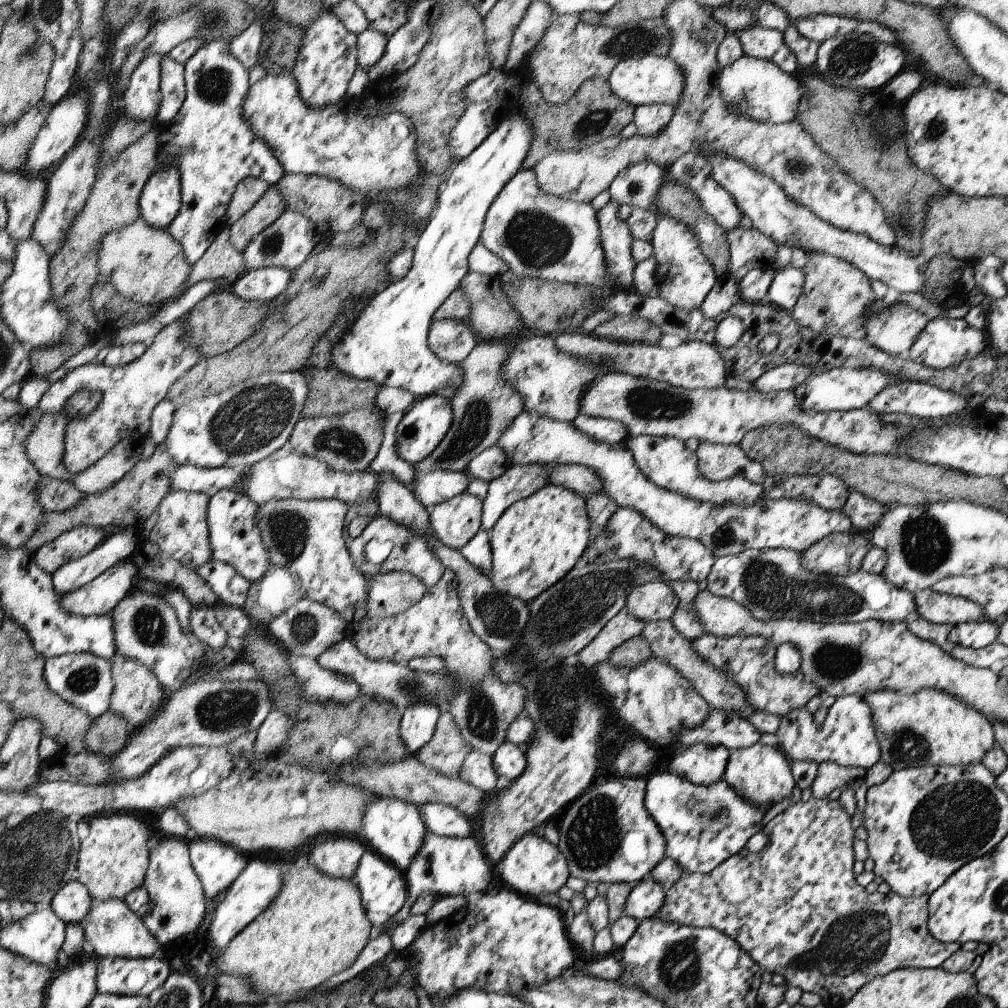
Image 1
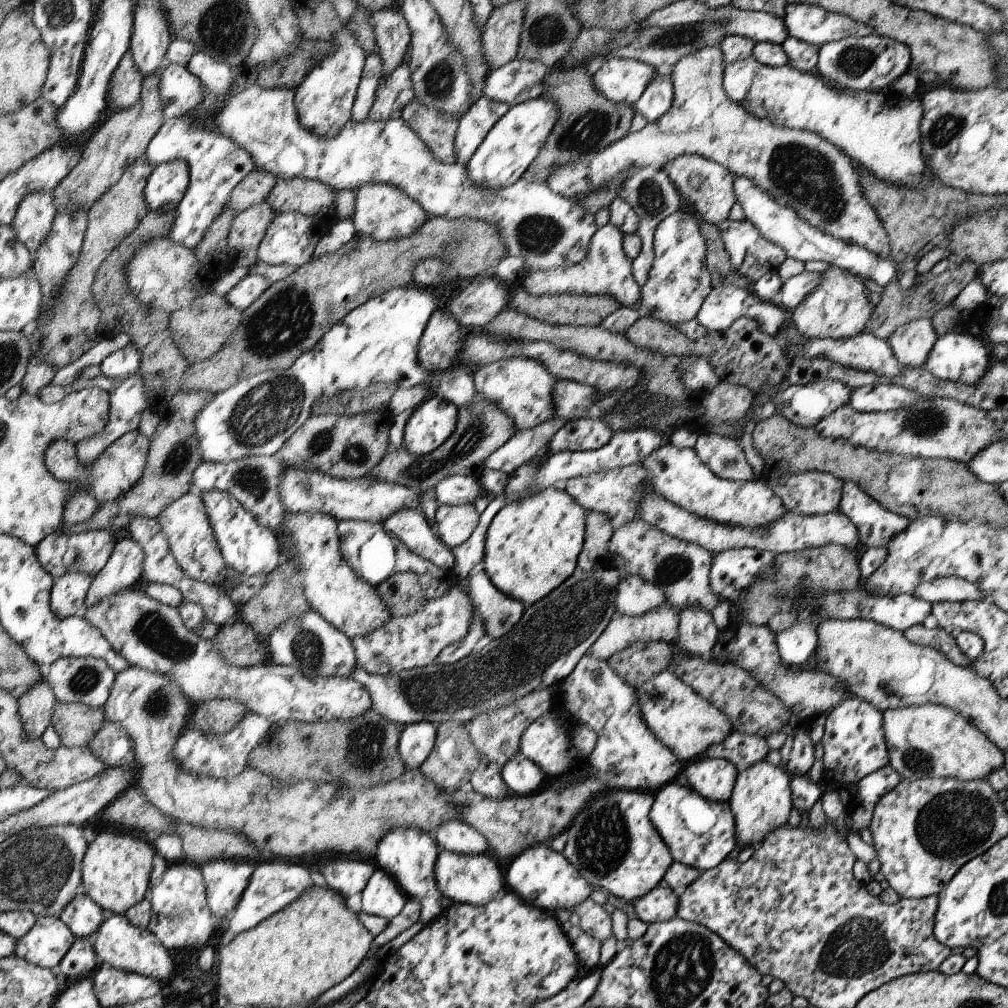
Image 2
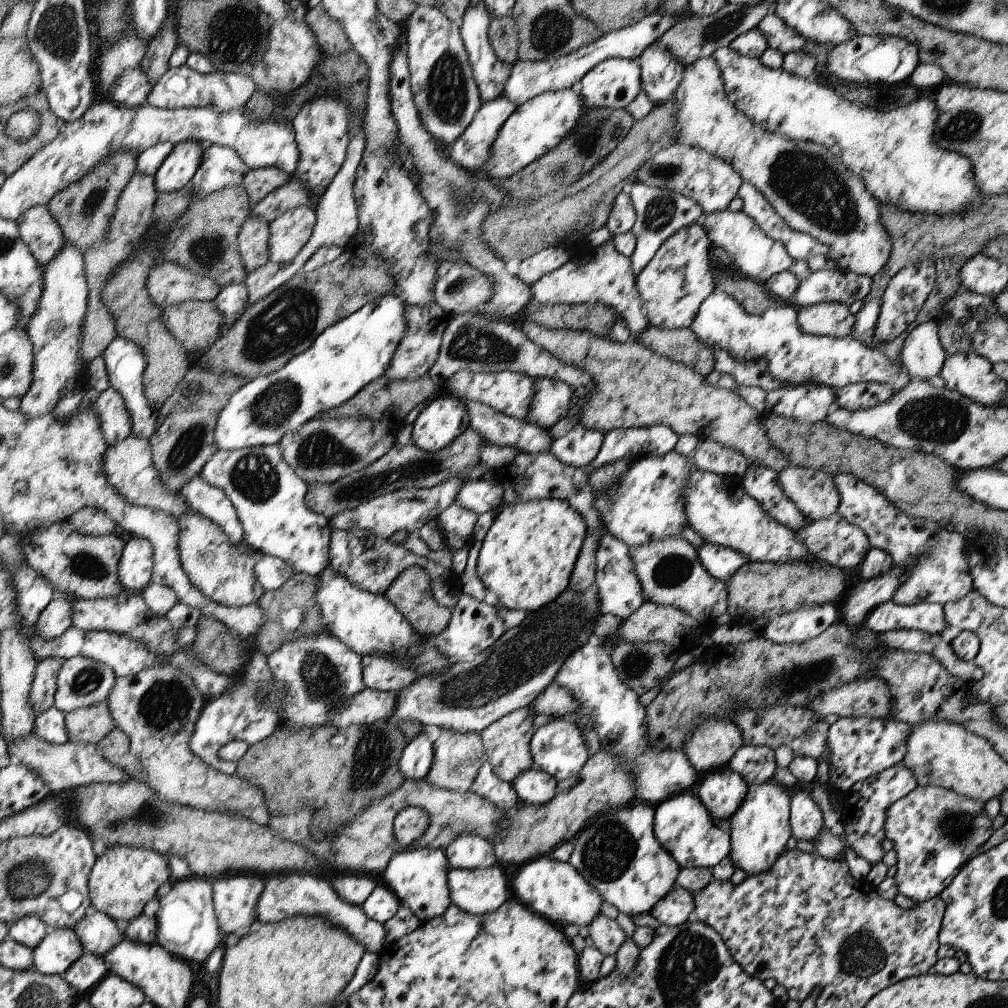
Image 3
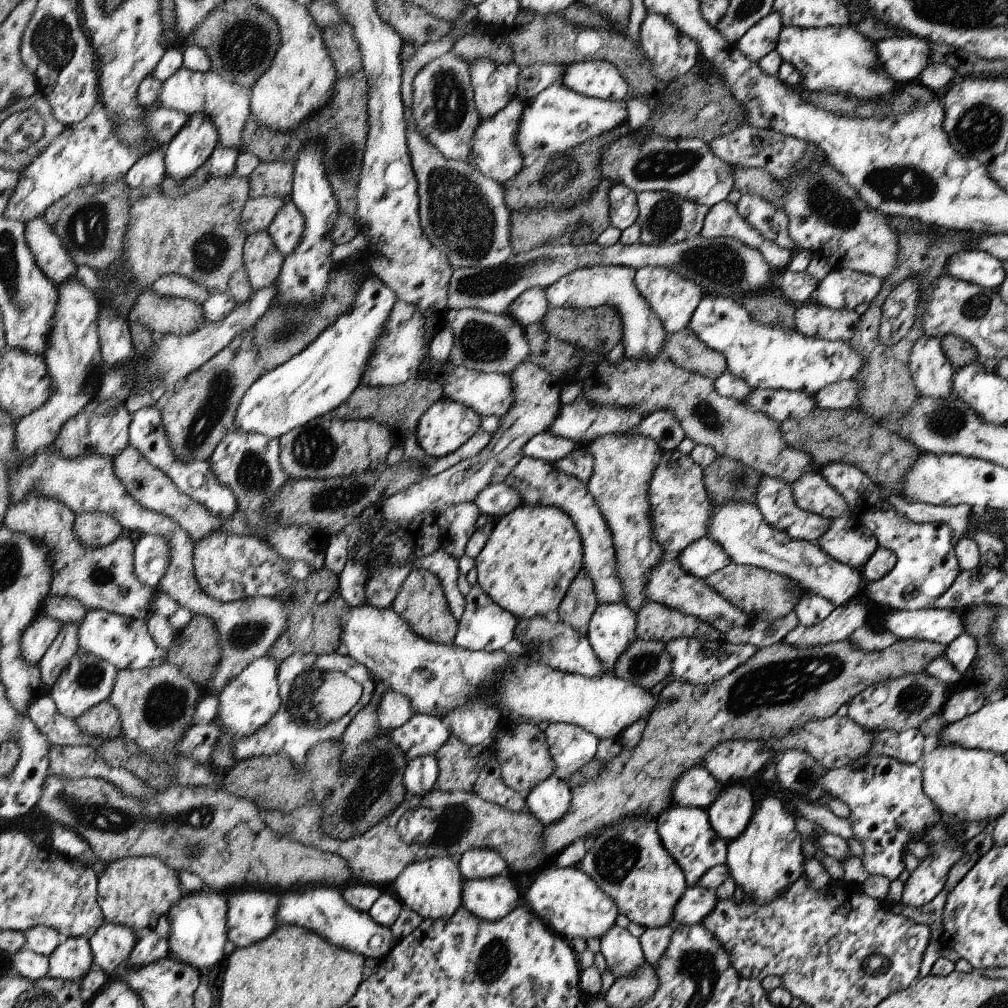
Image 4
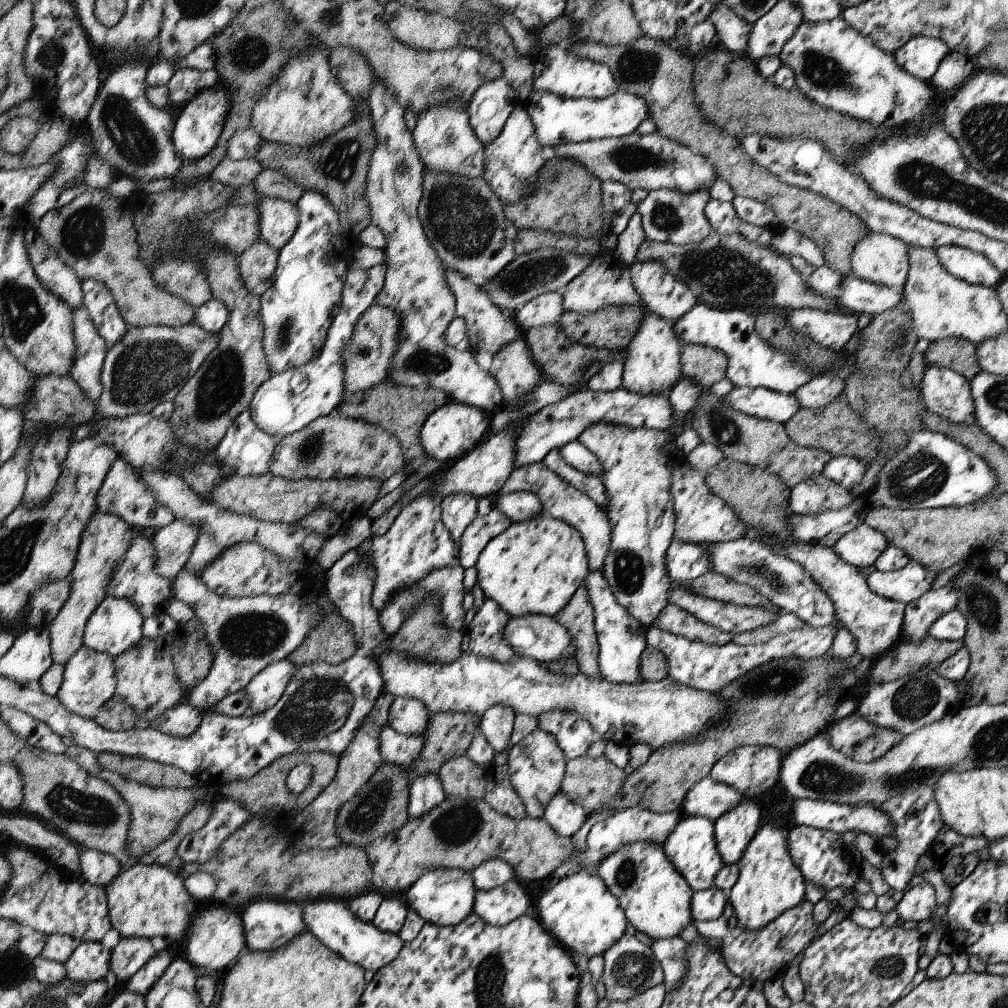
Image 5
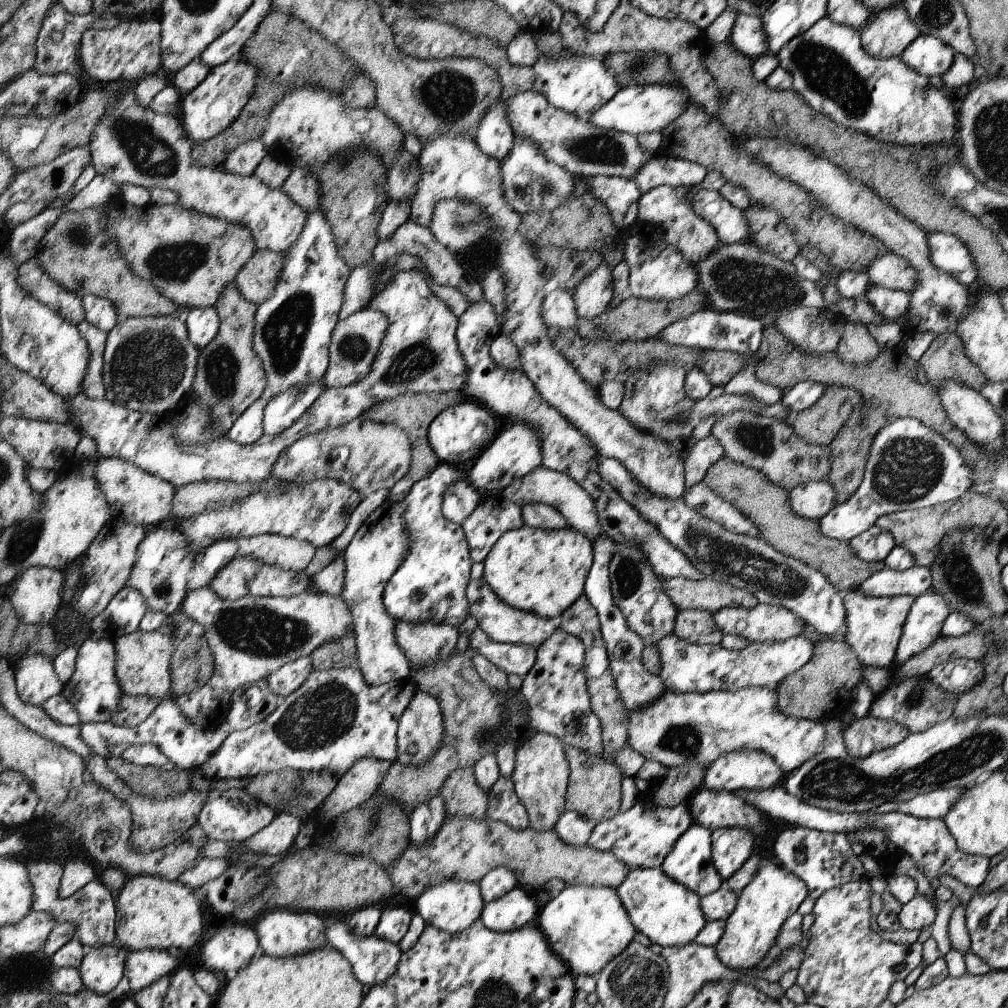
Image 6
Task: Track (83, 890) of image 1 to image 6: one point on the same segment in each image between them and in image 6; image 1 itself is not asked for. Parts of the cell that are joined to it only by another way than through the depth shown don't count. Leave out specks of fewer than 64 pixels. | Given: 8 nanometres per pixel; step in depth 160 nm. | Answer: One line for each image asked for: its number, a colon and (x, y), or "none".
2: (83, 916)
3: (99, 934)
4: (112, 944)
5: (130, 954)
6: (145, 966)

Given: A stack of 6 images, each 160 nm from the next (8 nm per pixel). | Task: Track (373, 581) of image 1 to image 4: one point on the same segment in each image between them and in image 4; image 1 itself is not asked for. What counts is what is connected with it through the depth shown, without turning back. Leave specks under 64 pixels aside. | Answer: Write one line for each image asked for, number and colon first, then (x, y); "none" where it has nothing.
2: (403, 592)
3: (411, 592)
4: (421, 601)

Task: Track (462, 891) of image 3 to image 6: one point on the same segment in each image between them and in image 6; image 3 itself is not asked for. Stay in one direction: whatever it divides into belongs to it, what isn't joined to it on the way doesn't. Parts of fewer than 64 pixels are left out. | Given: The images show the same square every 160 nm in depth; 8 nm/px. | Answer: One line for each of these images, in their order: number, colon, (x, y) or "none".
4: (491, 899)
5: (499, 906)
6: (514, 910)

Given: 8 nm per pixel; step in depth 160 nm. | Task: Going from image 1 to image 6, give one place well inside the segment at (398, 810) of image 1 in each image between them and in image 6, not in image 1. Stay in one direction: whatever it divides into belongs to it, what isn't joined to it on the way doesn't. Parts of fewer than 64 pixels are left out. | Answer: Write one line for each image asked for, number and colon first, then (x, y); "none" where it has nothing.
2: (410, 855)
3: (419, 876)
4: (434, 889)
5: (444, 896)
6: (452, 905)

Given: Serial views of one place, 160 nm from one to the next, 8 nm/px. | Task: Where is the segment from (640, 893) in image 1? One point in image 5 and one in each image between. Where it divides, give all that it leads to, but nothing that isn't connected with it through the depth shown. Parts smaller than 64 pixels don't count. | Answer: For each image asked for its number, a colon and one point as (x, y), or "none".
2: (661, 904)
3: (675, 909)
4: (697, 903)
5: (707, 905)

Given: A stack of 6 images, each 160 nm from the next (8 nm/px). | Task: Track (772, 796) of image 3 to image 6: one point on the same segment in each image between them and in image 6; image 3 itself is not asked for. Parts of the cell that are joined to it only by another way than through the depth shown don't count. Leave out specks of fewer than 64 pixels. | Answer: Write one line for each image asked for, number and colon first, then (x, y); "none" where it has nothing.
4: (767, 857)
5: (769, 883)
6: (774, 894)

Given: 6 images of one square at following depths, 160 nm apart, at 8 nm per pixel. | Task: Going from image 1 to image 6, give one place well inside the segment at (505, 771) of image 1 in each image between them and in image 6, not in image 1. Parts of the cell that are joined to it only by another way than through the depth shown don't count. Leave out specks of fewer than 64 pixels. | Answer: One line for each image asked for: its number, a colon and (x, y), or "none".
2: (522, 775)
3: (534, 787)
4: (549, 801)
5: (565, 816)
6: (573, 828)

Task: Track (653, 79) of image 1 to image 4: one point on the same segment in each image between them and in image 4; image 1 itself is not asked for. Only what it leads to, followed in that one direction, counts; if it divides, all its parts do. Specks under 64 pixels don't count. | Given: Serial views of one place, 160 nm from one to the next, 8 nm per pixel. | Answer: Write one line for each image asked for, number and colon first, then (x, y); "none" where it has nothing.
2: (624, 81)
3: (614, 83)
4: (592, 77)

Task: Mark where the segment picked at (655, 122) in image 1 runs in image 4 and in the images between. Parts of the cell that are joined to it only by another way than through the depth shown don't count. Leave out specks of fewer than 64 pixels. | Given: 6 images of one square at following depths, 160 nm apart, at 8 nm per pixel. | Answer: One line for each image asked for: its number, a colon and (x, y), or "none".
2: (658, 98)
3: (661, 72)
4: (672, 53)

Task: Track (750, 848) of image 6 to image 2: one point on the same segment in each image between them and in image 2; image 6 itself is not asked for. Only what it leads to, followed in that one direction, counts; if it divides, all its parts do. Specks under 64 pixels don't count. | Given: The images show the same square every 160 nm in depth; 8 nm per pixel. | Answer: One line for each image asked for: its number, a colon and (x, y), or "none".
2: (713, 778)
3: (722, 791)
4: (730, 813)
5: (734, 830)

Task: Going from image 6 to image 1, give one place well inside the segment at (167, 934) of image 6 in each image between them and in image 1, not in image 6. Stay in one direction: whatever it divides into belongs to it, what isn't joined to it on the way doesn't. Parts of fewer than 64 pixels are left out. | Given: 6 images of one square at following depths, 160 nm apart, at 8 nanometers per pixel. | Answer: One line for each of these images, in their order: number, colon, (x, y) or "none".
1: (113, 861)
2: (117, 868)
3: (124, 878)
4: (134, 891)
5: (145, 901)

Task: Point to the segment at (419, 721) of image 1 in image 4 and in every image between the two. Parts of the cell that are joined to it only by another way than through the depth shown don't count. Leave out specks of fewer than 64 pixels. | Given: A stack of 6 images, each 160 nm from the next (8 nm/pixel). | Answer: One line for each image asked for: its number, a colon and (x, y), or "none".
2: (417, 741)
3: (416, 761)
4: (420, 776)

